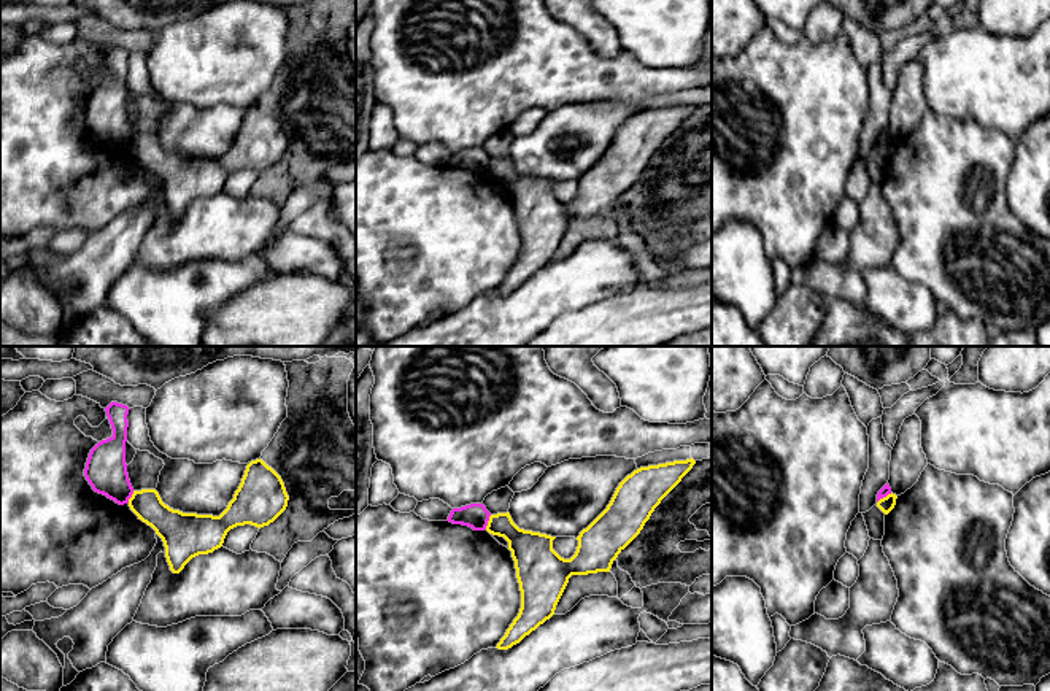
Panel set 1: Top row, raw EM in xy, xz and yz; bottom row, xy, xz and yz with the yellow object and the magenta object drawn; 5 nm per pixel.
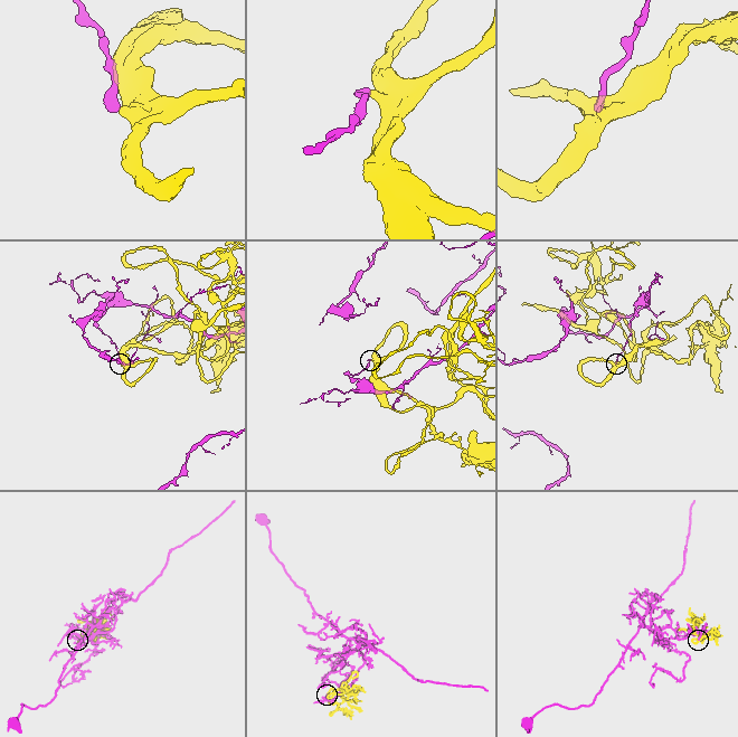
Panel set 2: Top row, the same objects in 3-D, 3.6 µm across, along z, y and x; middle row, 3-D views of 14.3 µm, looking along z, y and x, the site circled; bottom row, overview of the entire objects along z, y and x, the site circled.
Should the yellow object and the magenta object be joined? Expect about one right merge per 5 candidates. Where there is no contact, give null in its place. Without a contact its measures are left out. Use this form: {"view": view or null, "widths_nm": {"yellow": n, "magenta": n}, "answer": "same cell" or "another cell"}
{"view": "xz", "widths_nm": {"yellow": 180, "magenta": 130}, "answer": "another cell"}

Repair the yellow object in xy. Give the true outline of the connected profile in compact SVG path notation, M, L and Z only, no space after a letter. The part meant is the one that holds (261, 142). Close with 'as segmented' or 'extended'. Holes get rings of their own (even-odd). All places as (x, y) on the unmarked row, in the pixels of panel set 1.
M256 103L246 110L234 143L219 160L173 154L156 133L133 135L129 151L162 183L170 214L180 218L192 202L221 192L230 173L245 168L261 173L273 167L288 145L281 121Z; as segmented

